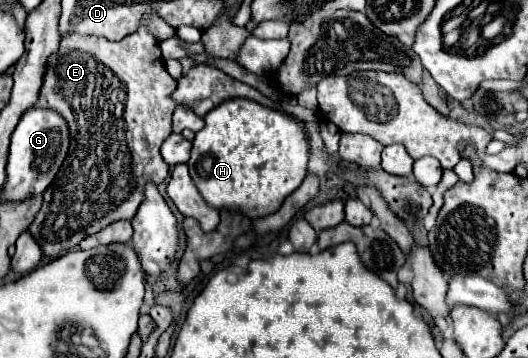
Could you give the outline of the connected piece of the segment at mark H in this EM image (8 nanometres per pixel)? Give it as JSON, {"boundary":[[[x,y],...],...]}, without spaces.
{"boundary":[[[228,99],[222,107],[210,111],[204,121],[204,129],[200,129],[192,141],[192,157],[188,167],[198,193],[206,203],[210,203],[210,207],[240,211],[250,219],[260,219],[278,211],[282,201],[304,181],[308,173],[308,139],[300,123],[290,115],[262,107],[250,99]]]}

